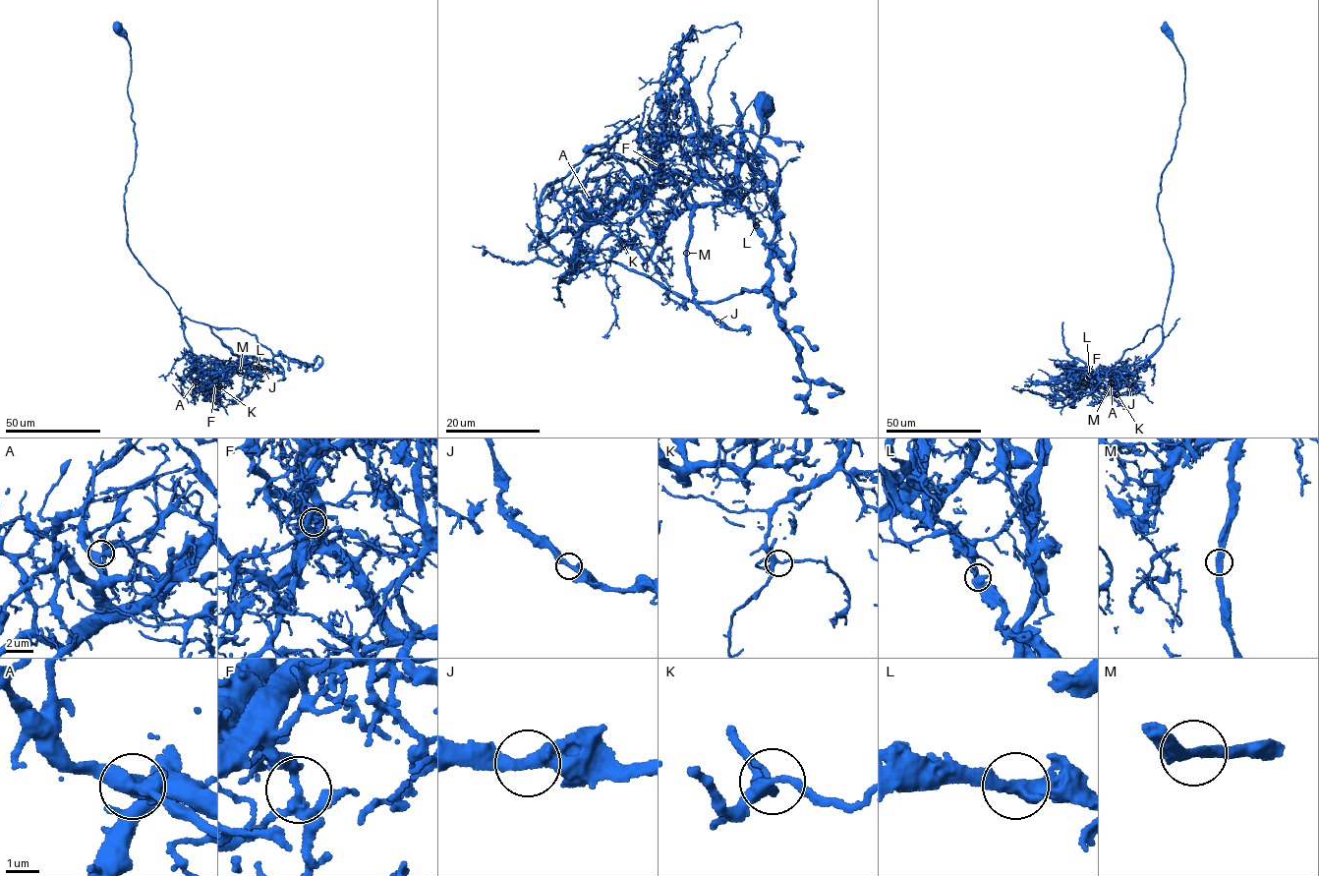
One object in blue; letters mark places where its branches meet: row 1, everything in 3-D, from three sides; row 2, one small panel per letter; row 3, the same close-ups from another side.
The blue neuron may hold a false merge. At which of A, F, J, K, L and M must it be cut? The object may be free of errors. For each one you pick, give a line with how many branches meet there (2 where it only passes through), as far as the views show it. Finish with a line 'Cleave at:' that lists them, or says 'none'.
F: 3
Cleave at: F

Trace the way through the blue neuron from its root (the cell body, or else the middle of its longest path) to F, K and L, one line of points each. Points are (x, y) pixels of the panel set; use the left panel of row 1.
F: (115, 27), (131, 50), (136, 141), (124, 196), (128, 247), (180, 313), (196, 371), (215, 380)
K: (115, 27), (131, 50), (136, 141), (124, 196), (128, 247), (180, 313), (196, 371), (212, 373), (219, 386)
L: (115, 27), (131, 50), (136, 141), (124, 196), (128, 247), (180, 313), (194, 354), (258, 367)

